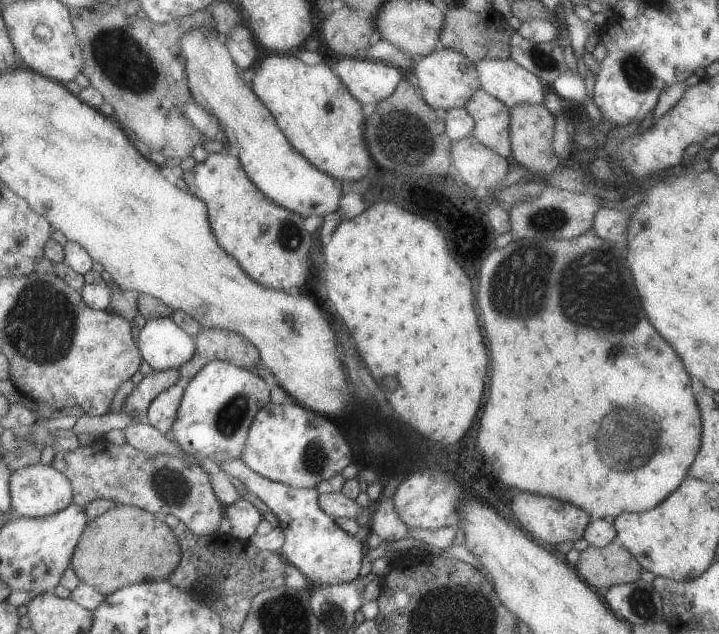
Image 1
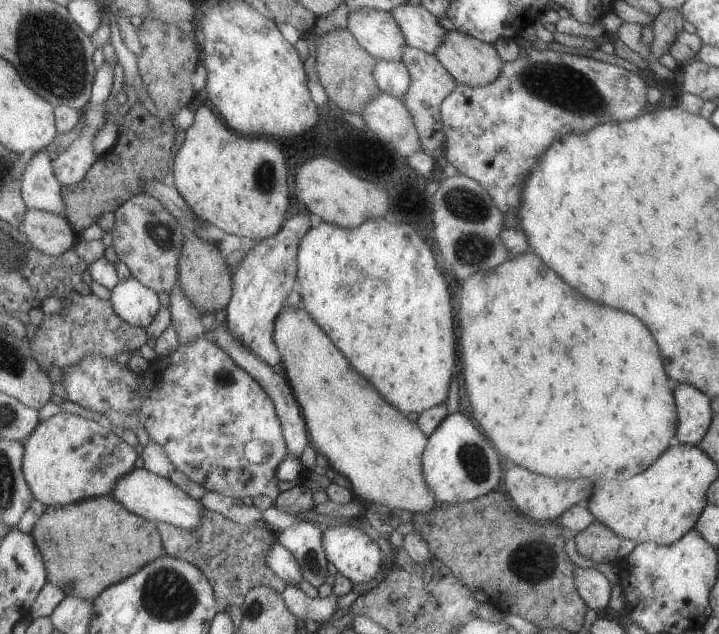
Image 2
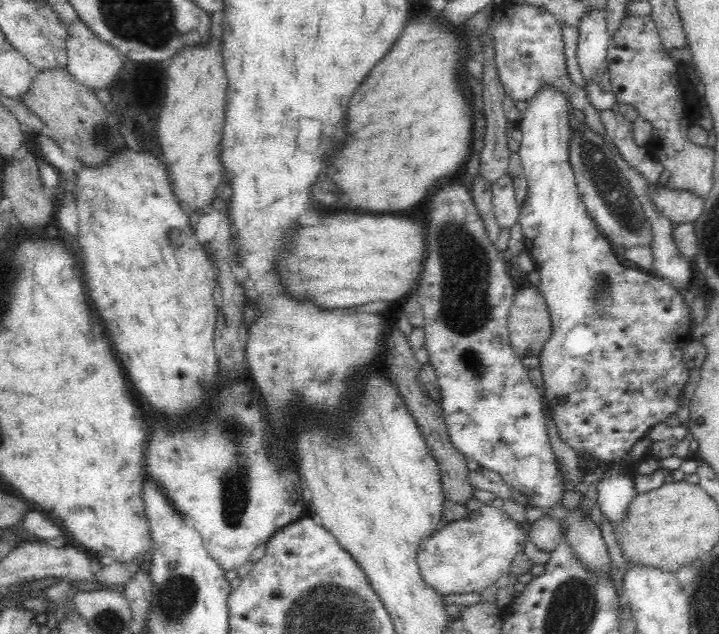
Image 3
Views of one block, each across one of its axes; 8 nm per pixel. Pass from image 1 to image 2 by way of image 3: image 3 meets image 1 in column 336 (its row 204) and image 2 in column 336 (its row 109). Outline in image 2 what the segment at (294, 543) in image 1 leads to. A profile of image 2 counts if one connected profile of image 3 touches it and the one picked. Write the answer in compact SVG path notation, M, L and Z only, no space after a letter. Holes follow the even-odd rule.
M356 526L327 527L321 534L321 544L336 572L353 584L369 582L382 571L379 547Z

